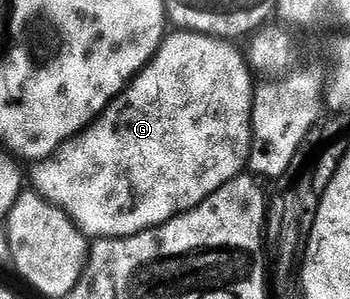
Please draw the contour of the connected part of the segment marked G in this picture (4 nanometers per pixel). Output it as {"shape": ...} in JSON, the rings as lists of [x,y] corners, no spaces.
{"shape":[[[177,29],[173,33],[169,33],[165,37],[160,47],[156,49],[156,55],[140,69],[139,74],[128,83],[128,87],[118,97],[113,98],[111,104],[101,112],[100,117],[91,126],[87,126],[76,137],[64,143],[52,157],[45,159],[43,162],[35,163],[31,167],[32,182],[36,185],[33,186],[35,193],[40,194],[50,204],[57,206],[89,239],[125,238],[126,236],[134,236],[143,230],[161,226],[163,222],[168,222],[171,218],[177,218],[178,215],[186,213],[187,210],[192,210],[198,204],[202,204],[202,200],[206,200],[206,196],[218,192],[218,188],[222,188],[222,184],[226,184],[240,174],[245,173],[248,165],[248,154],[251,152],[252,146],[252,104],[254,95],[253,75],[250,73],[245,57],[232,47],[235,45],[231,41],[222,38],[182,29]]]}

